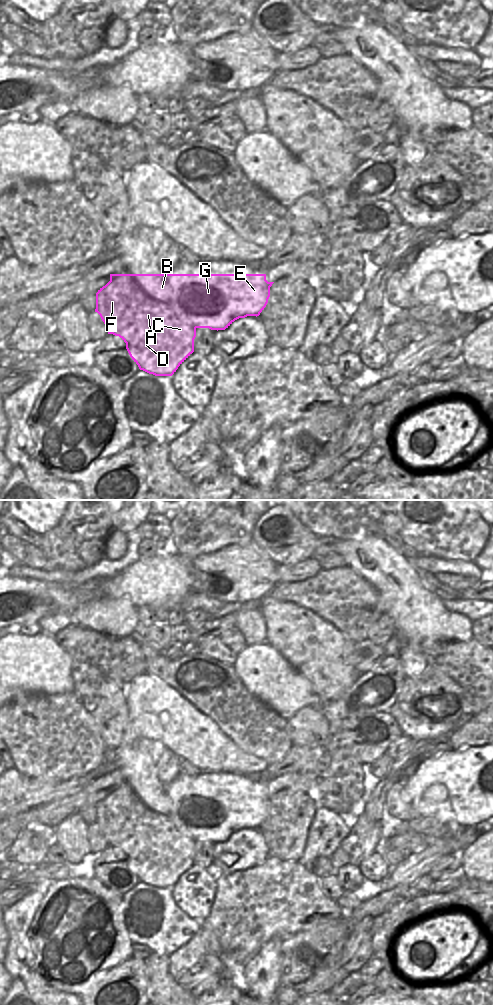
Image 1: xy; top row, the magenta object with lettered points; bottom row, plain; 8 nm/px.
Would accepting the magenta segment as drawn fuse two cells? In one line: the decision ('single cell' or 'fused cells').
fused cells

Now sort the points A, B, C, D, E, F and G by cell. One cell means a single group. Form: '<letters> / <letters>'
A C D F / B E G

